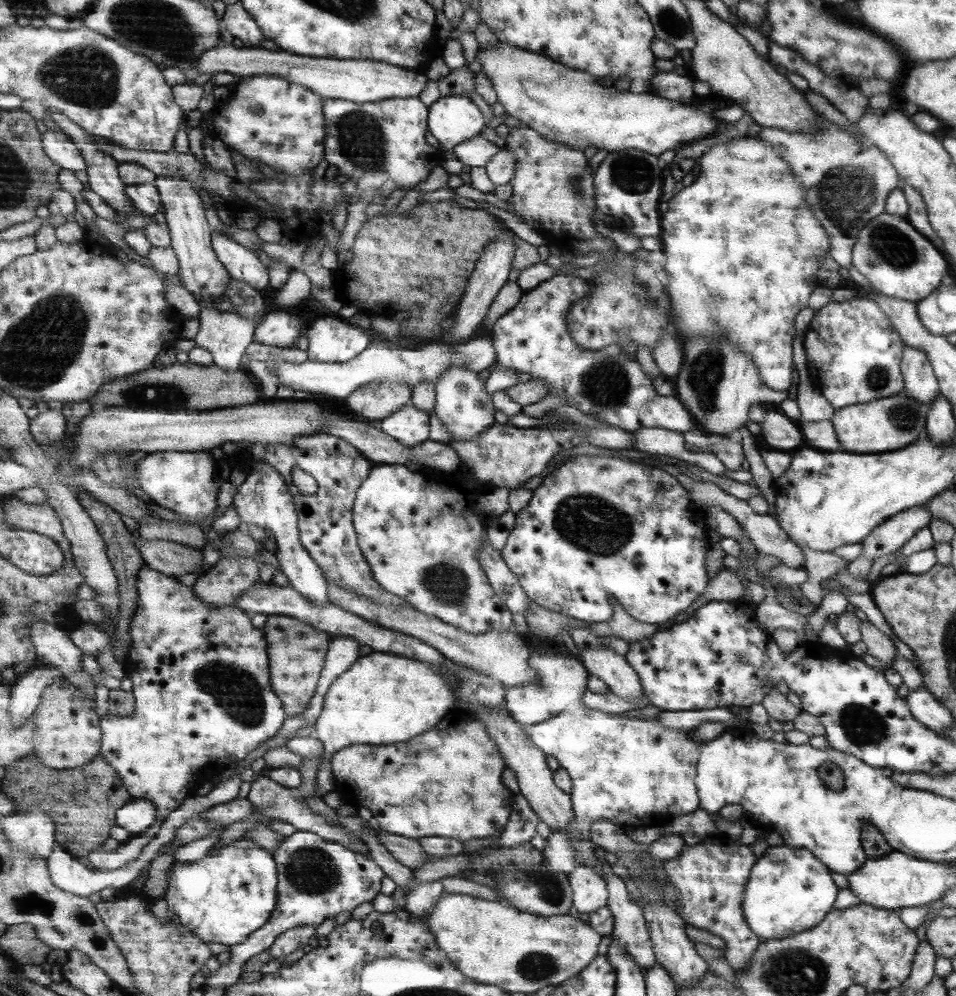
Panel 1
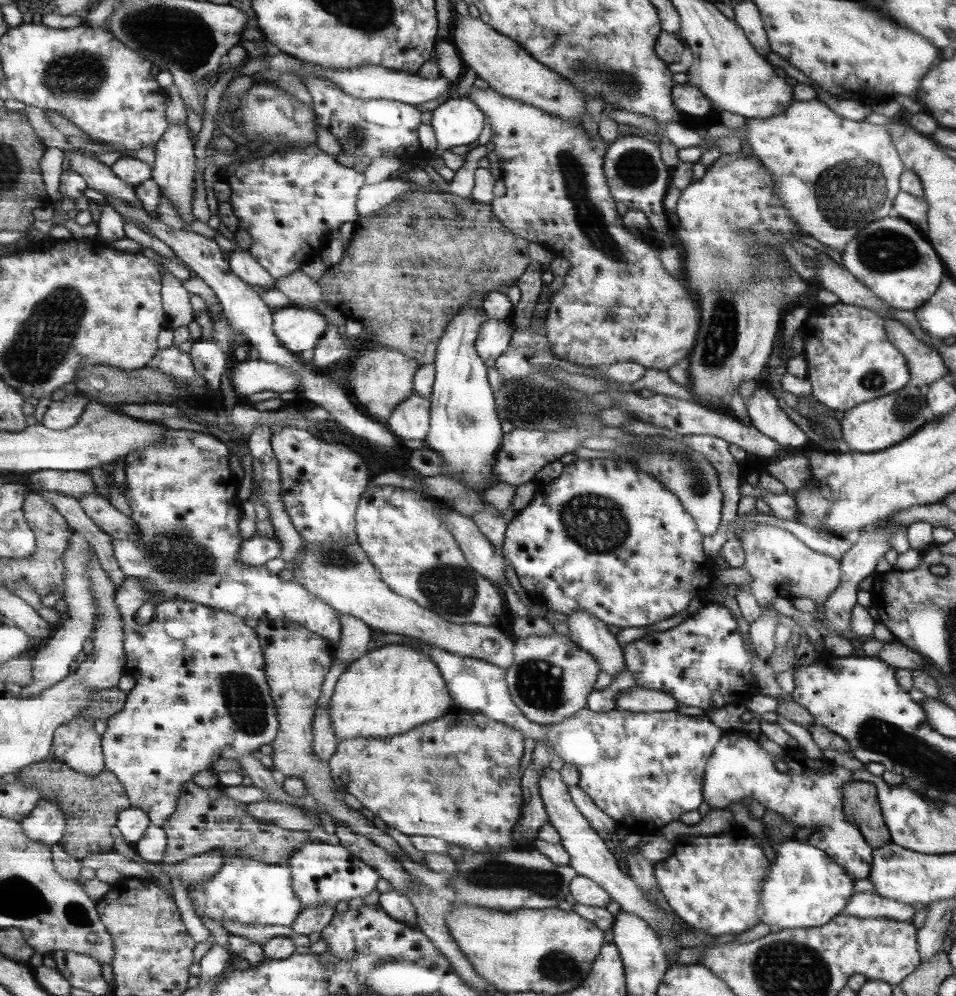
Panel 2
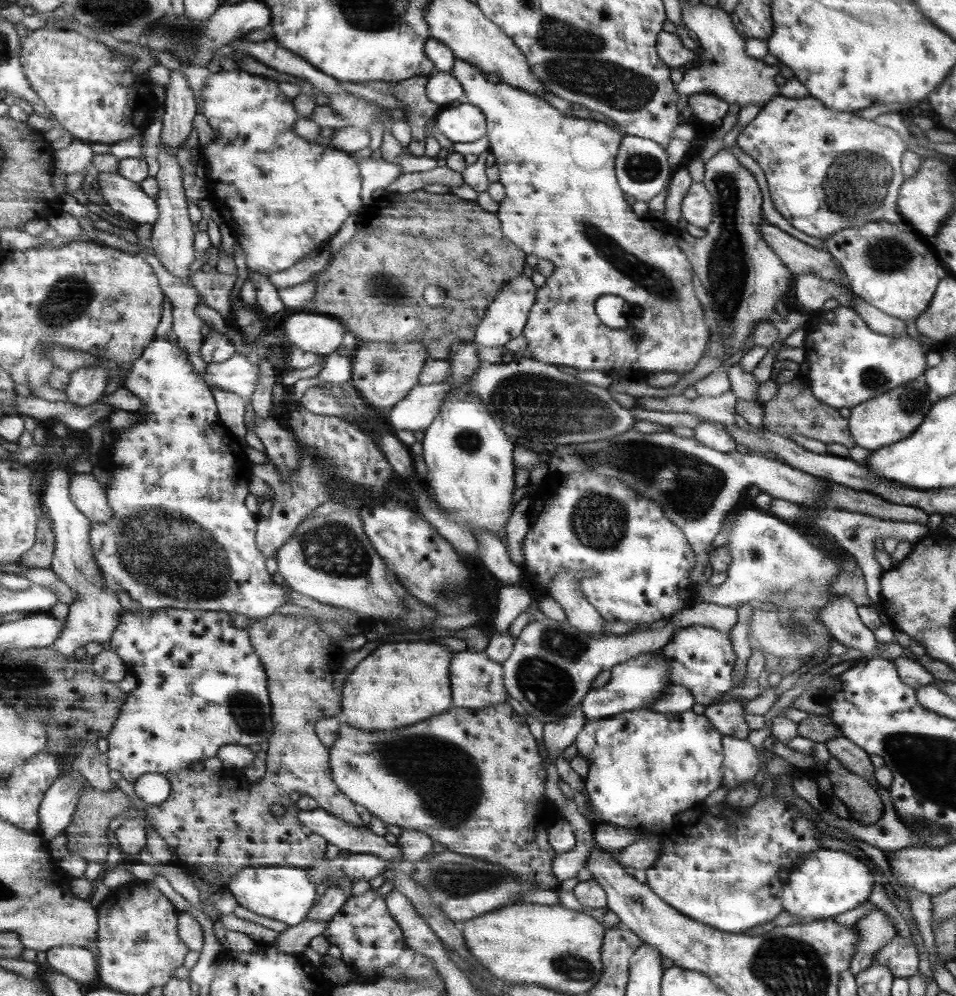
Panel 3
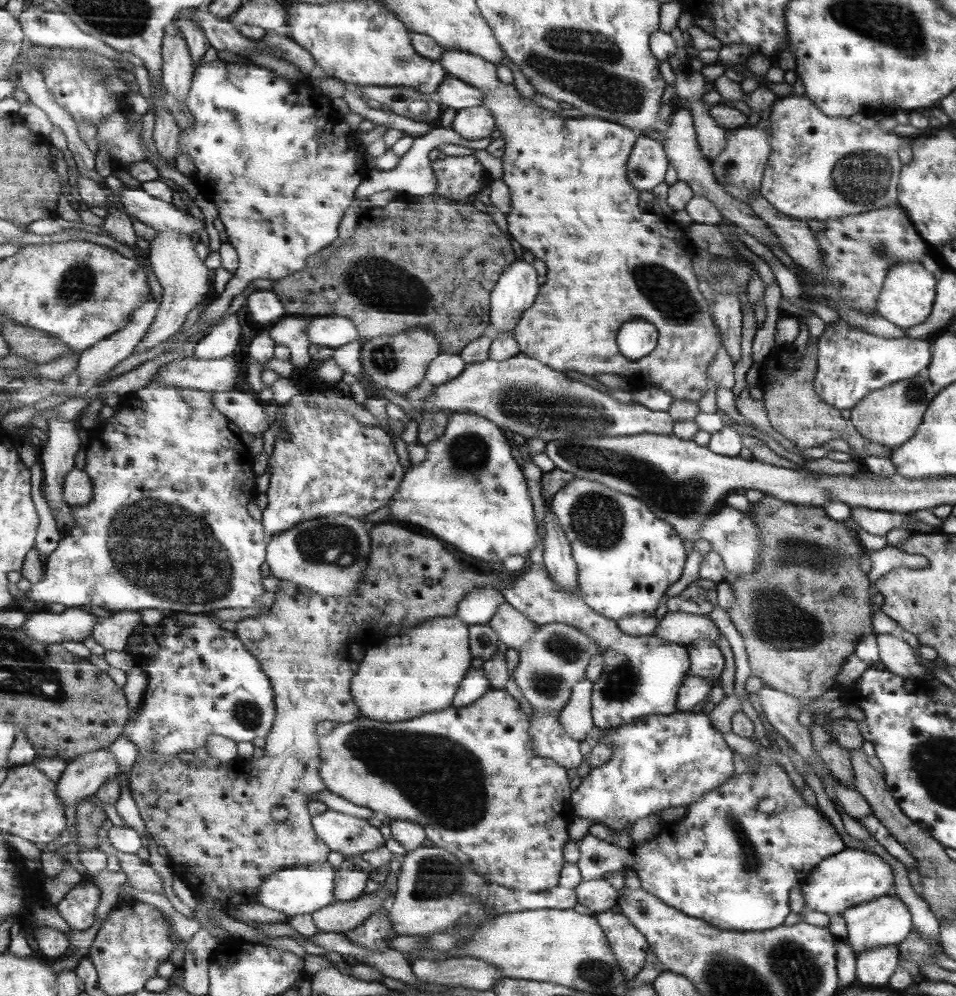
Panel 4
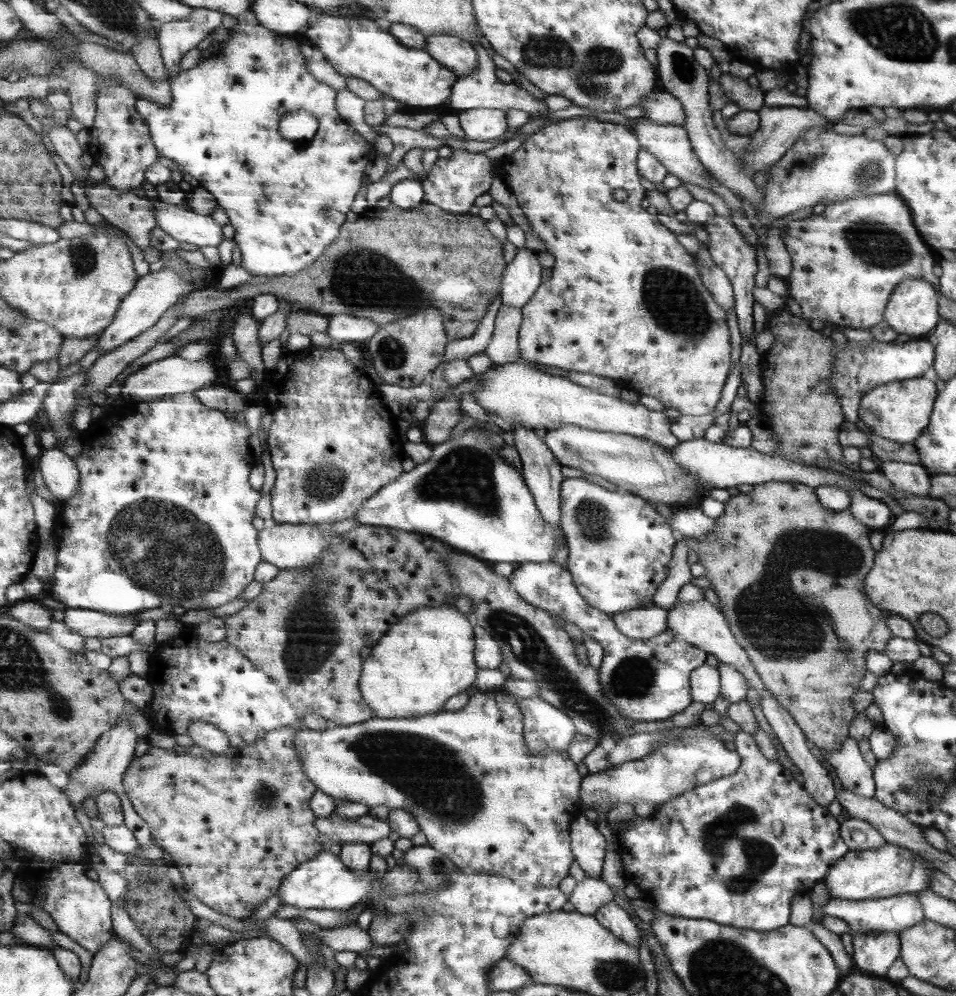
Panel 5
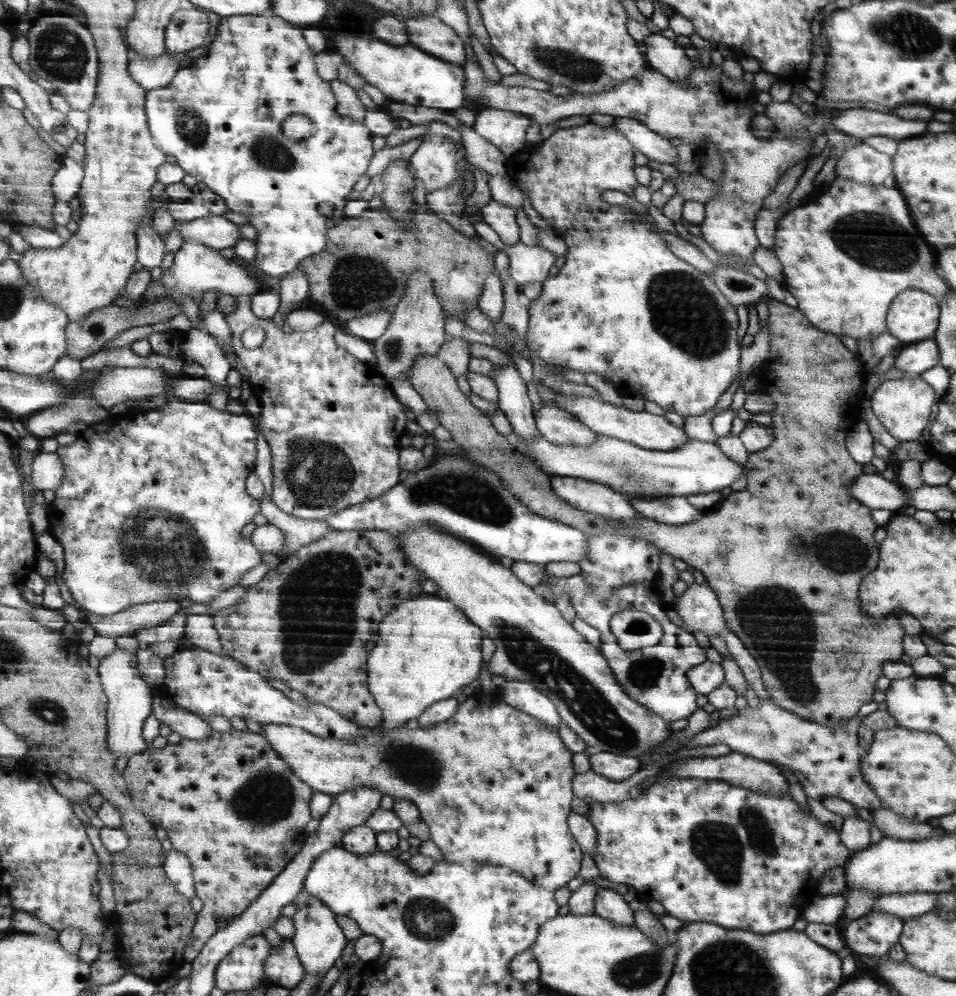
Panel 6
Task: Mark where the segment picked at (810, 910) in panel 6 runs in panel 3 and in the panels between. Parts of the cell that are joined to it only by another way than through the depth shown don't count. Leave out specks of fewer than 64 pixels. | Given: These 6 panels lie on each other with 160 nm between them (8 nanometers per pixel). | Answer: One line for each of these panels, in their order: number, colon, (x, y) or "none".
3: (874, 930)
4: (885, 921)
5: (893, 914)

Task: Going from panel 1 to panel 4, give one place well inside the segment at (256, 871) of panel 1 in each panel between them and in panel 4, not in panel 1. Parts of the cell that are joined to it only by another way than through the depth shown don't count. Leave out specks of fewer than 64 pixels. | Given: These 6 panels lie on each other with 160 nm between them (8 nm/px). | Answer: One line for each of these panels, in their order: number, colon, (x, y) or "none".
2: (248, 891)
3: (285, 893)
4: (301, 890)

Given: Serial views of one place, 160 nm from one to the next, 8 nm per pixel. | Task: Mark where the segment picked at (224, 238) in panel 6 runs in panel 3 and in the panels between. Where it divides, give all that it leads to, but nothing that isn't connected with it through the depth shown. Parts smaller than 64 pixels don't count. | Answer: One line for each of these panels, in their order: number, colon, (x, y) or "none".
3: (127, 198)
4: (162, 216)
5: (178, 221)

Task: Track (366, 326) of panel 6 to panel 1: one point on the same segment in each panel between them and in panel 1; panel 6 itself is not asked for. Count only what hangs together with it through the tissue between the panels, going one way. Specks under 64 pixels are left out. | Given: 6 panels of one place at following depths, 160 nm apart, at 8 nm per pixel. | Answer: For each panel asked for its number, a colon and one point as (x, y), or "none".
1: (282, 328)
2: (298, 329)
3: (311, 332)
4: (329, 331)
5: (345, 328)

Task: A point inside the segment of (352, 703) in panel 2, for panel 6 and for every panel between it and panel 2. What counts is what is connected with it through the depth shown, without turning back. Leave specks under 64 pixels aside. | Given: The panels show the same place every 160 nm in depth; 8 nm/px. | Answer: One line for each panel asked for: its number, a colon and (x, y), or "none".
3: (404, 681)
4: (417, 671)
5: (426, 657)
6: (426, 649)

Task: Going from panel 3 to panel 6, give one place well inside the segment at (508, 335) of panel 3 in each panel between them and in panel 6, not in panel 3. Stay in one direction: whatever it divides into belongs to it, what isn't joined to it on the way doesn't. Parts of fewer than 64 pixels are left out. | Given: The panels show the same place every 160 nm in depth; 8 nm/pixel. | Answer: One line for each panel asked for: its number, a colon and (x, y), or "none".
4: (516, 289)
5: (522, 278)
6: (527, 264)

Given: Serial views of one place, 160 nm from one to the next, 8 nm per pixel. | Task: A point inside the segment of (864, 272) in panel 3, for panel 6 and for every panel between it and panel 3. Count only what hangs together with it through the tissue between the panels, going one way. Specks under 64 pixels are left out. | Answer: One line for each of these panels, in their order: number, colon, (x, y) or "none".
4: (905, 299)
5: (911, 309)
6: (913, 314)

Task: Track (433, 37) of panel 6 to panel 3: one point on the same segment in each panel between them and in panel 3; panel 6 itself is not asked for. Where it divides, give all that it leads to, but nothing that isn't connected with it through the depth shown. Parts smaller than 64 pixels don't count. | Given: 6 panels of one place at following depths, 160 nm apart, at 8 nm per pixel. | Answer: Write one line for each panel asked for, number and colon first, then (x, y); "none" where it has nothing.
3: (562, 203)
4: (608, 263)
5: (458, 55)

